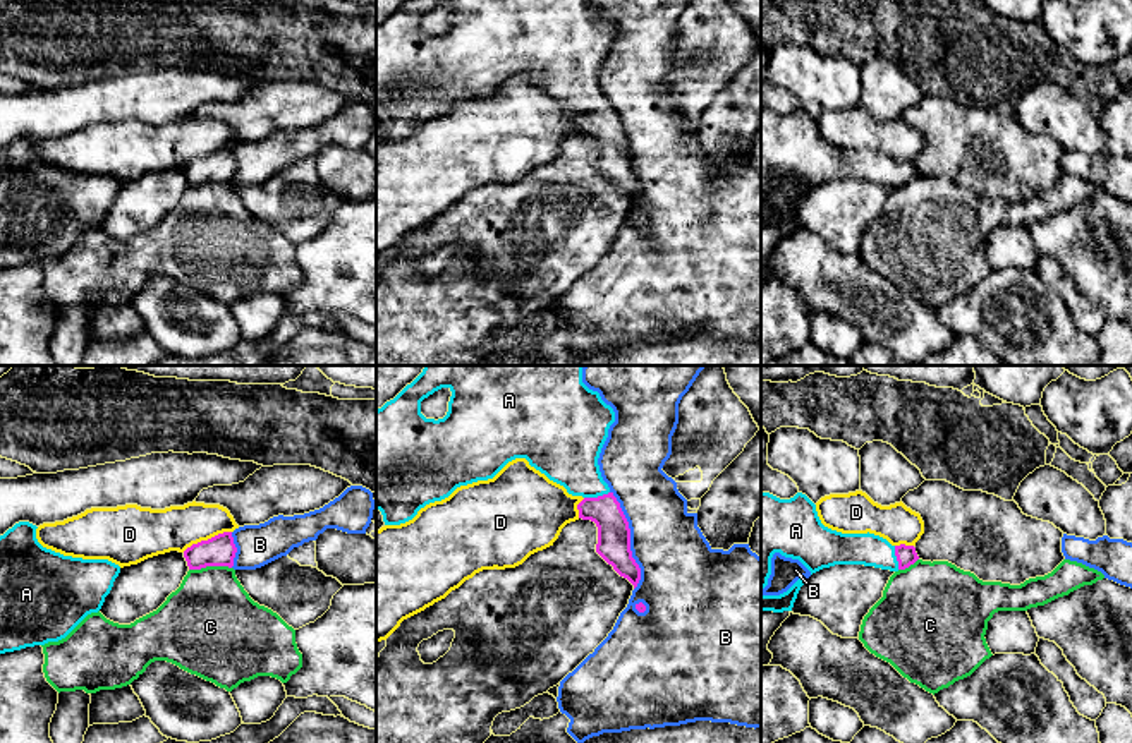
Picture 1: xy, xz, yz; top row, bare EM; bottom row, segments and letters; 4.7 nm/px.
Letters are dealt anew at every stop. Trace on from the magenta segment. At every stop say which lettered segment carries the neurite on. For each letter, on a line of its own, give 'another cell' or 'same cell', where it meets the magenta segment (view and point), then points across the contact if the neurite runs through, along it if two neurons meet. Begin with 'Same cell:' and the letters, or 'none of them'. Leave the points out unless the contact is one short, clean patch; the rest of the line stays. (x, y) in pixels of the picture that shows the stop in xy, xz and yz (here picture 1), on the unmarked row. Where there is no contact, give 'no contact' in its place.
Same cell: A
A: same cell; contact xz (598, 112); way xz (614, 151), (598, 112), (567, 69)
B: another cell; contact xz (629, 157)
C: another cell; contact xy (210, 181)
D: another cell; contact xy (208, 155); border xy (231, 146), (193, 158), (182, 167)

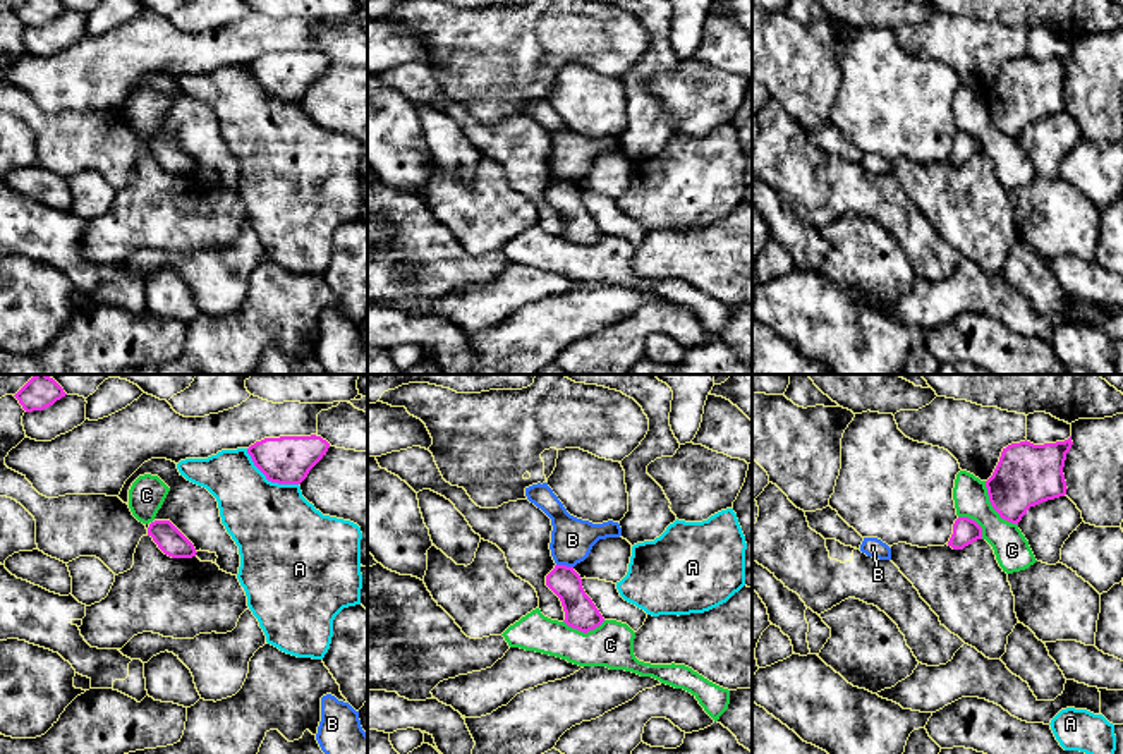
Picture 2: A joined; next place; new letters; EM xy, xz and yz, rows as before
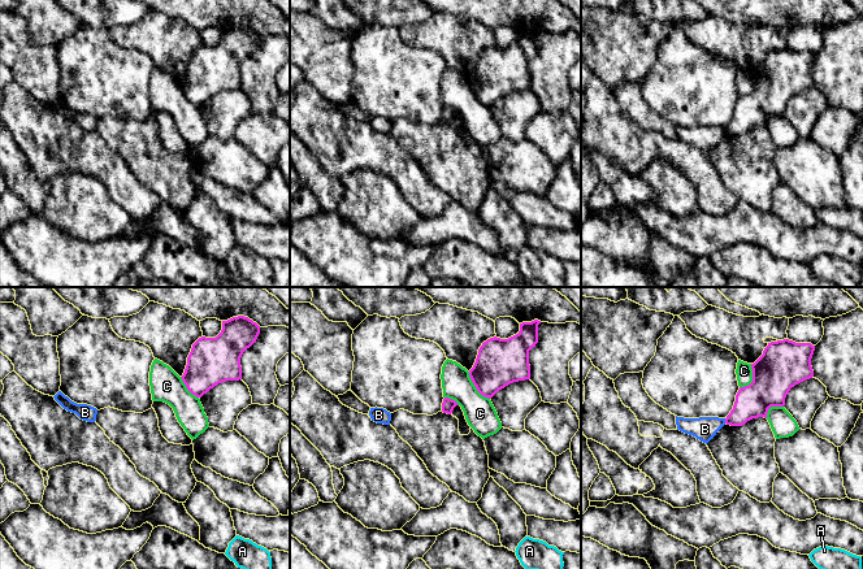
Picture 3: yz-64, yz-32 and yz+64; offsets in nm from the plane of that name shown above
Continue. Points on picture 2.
Same cell: none of them
A: another cell; contact xy (268, 95)
B: another cell; contact xz (565, 181); border xz (557, 179), (572, 182)
C: another cell; contact yz (993, 122)

